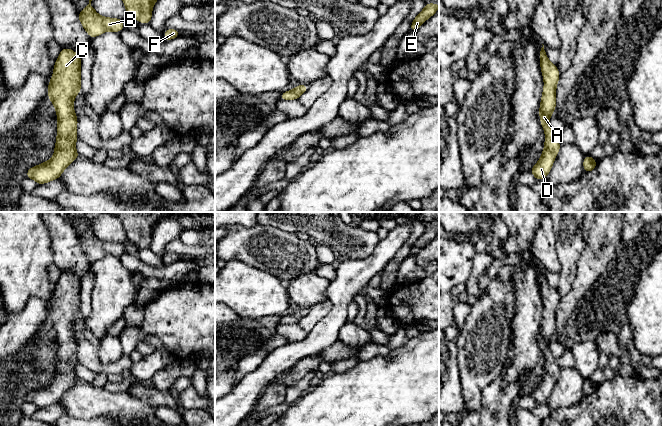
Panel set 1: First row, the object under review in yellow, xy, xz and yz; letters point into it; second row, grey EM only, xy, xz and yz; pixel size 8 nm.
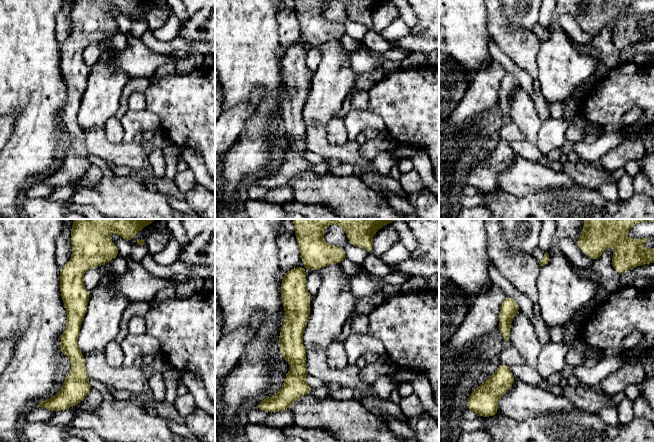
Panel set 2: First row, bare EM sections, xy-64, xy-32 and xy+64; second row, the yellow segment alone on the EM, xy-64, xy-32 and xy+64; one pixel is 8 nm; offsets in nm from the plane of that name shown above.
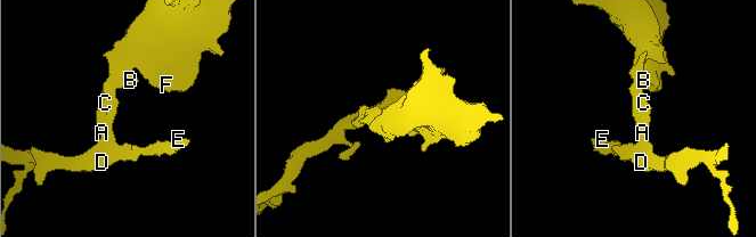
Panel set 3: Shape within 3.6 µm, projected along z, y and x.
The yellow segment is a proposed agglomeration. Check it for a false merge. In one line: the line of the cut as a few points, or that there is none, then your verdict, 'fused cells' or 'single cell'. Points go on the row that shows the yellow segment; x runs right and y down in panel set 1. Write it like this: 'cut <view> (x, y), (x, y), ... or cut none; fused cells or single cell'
cut none; single cell

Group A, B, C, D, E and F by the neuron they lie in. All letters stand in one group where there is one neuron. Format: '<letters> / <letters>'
A B C D E F

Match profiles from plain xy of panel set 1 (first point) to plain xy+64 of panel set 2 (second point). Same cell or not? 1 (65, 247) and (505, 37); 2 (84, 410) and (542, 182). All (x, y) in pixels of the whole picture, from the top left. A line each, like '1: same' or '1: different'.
1: same
2: same

